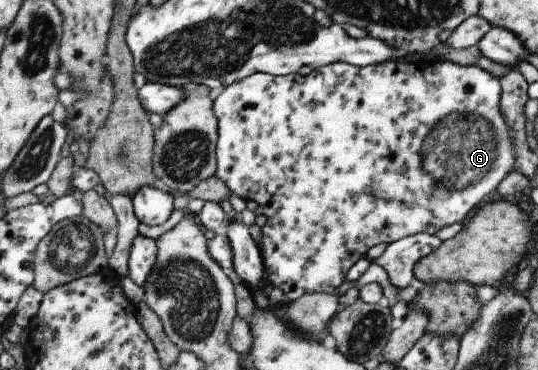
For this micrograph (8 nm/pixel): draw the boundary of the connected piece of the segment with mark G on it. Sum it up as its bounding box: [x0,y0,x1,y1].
[215,60,515,304]

